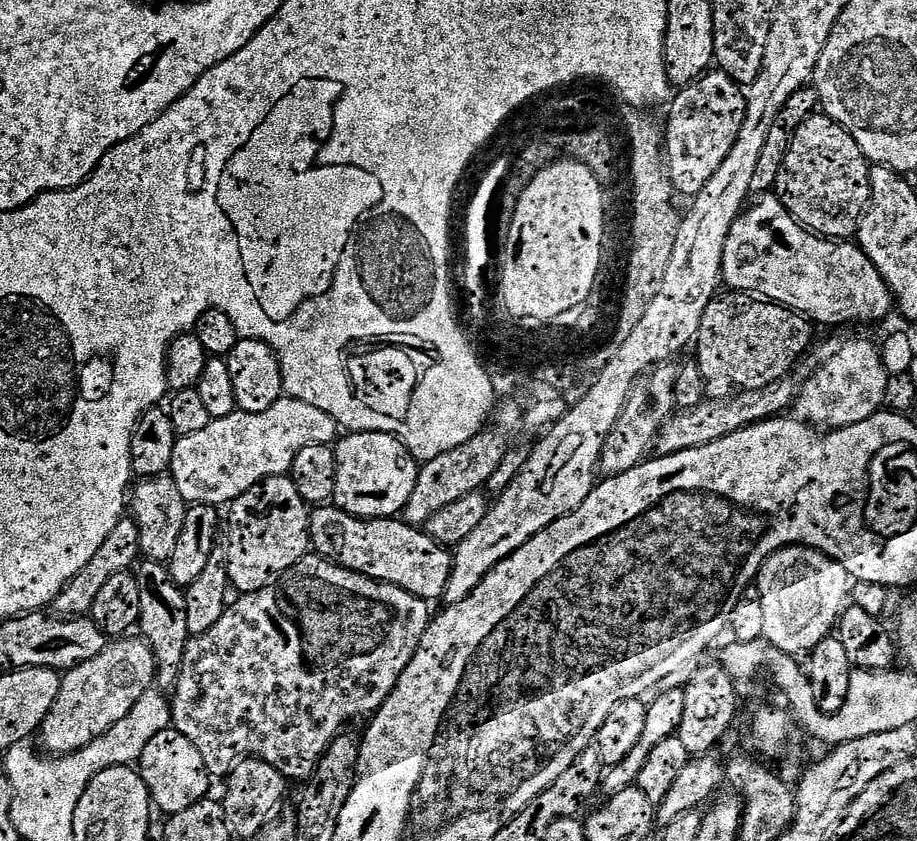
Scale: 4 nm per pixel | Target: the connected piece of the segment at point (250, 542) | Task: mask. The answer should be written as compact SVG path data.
M291 475L266 477L260 484L246 490L230 504L232 513L226 516L226 536L228 541L228 583L237 593L257 592L275 584L284 573L294 567L299 560L310 552L308 517L310 505L299 494Z

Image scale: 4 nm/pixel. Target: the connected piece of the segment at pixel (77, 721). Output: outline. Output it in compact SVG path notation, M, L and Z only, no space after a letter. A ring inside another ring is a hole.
M143 638L132 639L113 639L98 658L63 673L58 698L38 733L45 753L61 757L82 750L94 738L106 734L110 726L122 722L134 710L134 702L156 684L156 659L150 646Z

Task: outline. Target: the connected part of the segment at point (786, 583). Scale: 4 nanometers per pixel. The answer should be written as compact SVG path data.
M793 546L781 548L770 559L758 577L762 610L766 613L764 639L789 654L811 654L818 642L833 635L840 616L849 607L854 581L836 560L817 548Z

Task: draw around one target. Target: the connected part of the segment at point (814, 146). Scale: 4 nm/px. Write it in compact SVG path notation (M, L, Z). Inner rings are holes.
M813 114L794 134L775 191L790 215L809 232L829 240L848 242L859 233L860 219L867 212L868 203L872 201L871 173L869 160L864 157L851 134L837 120L831 120L823 114Z

